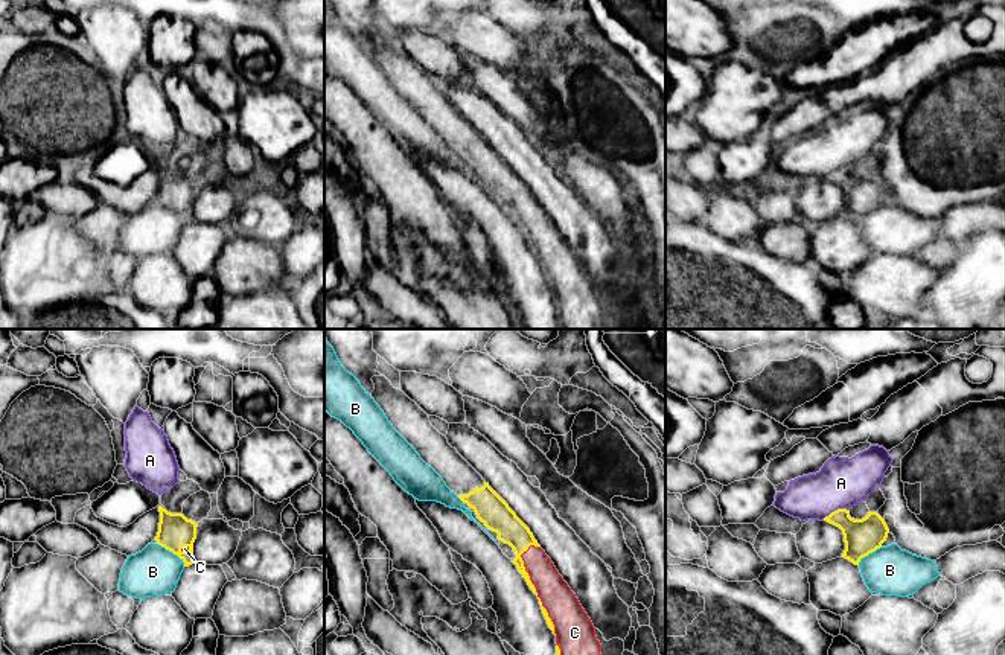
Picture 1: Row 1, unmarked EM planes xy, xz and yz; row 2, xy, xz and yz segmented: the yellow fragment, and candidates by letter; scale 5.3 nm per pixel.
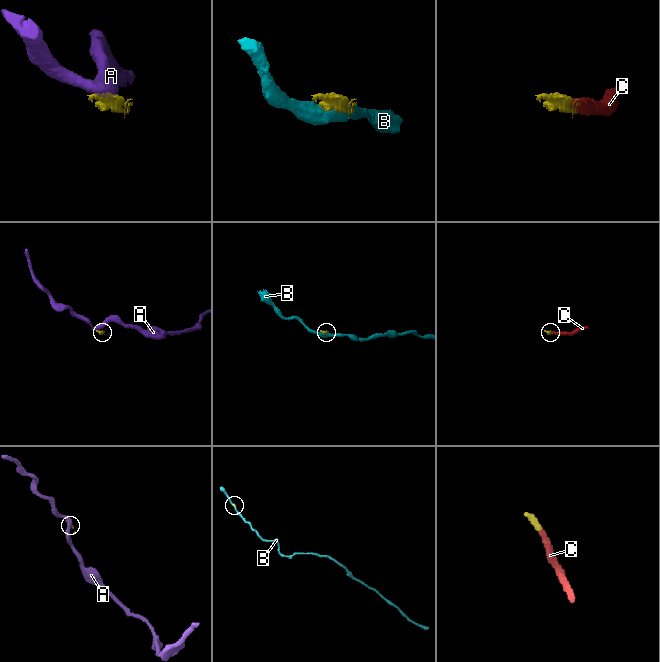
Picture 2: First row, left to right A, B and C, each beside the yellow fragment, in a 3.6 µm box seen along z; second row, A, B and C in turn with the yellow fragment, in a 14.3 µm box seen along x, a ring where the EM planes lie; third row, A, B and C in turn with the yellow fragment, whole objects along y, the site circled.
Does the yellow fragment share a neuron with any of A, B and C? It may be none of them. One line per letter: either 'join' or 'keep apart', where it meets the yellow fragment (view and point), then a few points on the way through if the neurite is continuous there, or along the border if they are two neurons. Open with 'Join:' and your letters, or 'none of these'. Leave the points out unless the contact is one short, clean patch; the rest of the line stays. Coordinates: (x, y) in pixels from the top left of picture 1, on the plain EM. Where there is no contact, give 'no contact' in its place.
Join: C
A: keep apart; contact yz (835, 169); border yz (848, 168), (835, 168), (823, 177)
B: keep apart; contact xy (172, 210)
C: join; contact xz (535, 249)

